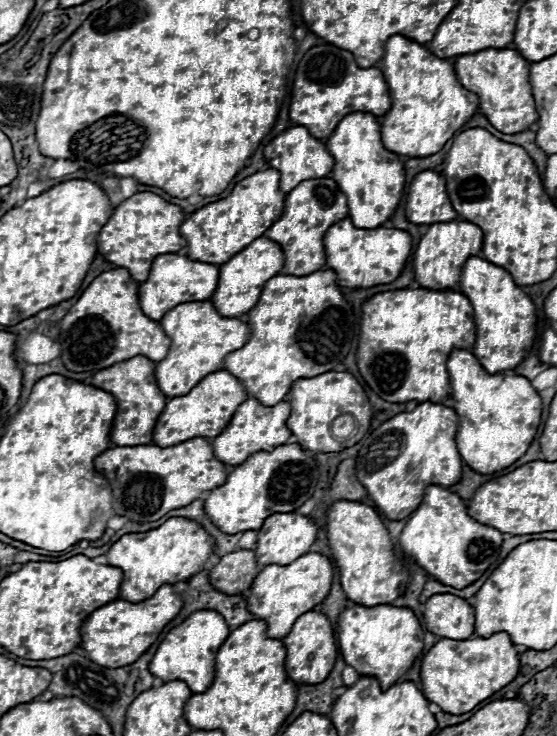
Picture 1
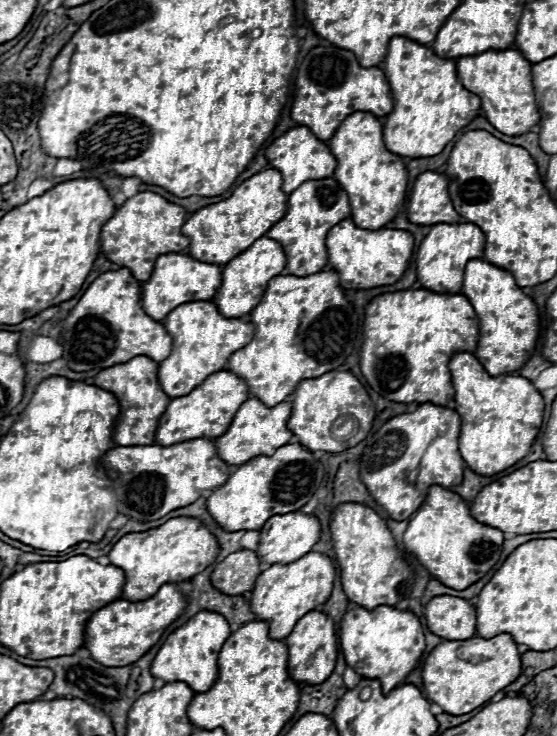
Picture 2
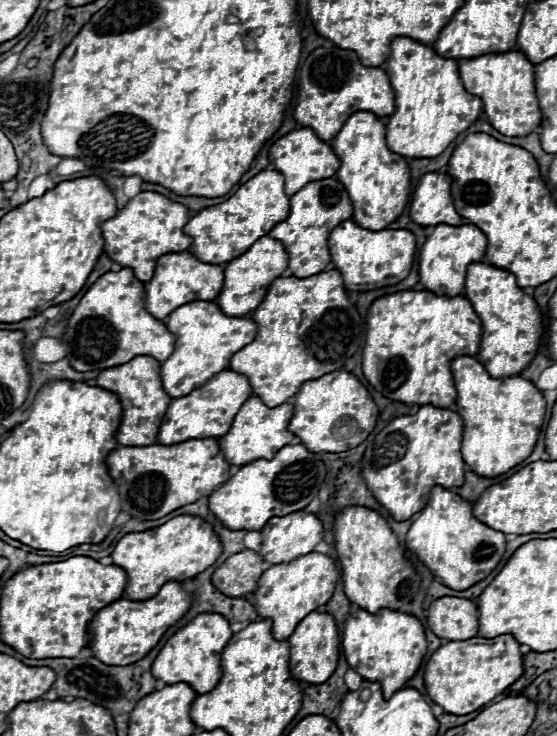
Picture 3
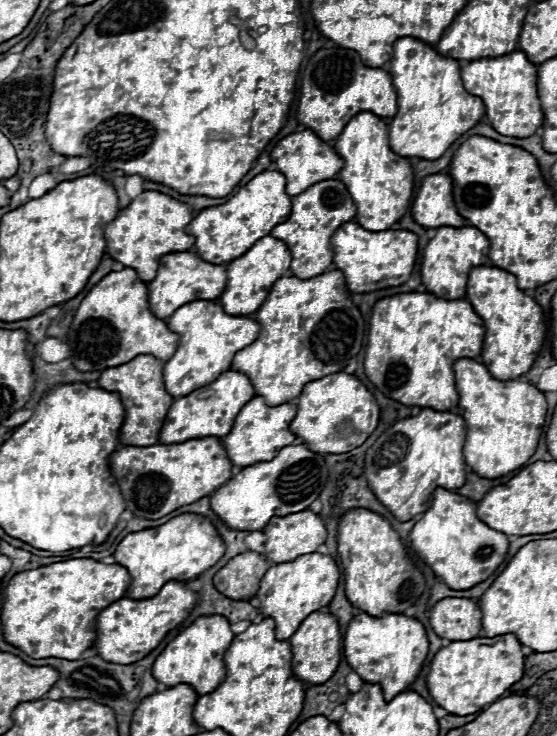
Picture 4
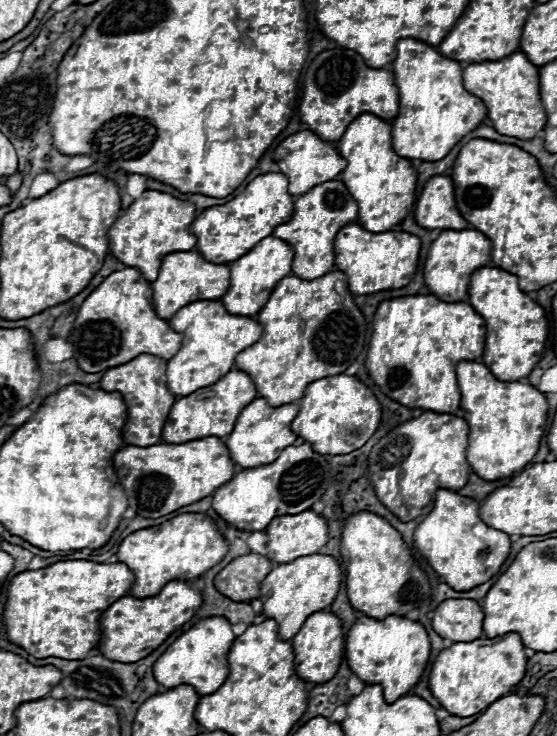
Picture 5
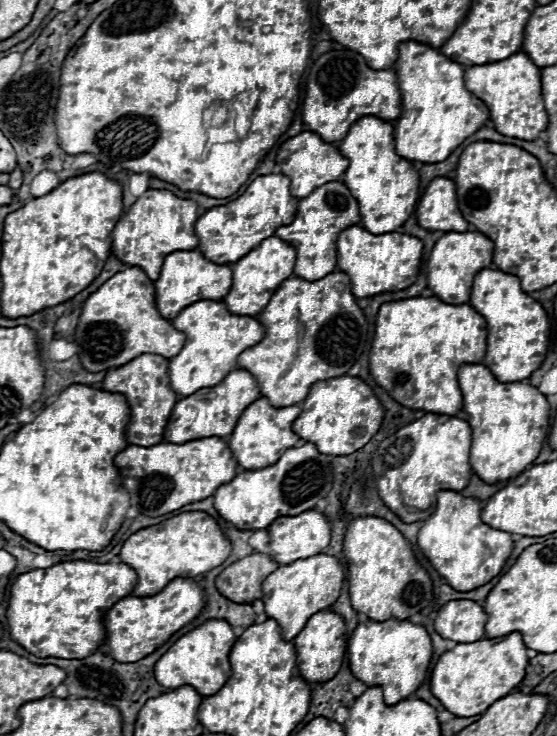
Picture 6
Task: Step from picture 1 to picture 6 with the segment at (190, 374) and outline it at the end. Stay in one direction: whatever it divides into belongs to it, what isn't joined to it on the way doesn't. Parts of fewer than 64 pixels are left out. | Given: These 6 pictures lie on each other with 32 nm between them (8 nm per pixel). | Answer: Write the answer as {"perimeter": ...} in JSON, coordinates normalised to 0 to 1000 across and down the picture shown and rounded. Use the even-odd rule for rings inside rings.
{"perimeter":[[[359,408],[334,416],[309,440],[316,448],[334,454],[334,467],[316,486],[305,486],[305,522],[312,533],[327,538],[341,538],[359,527],[391,524],[417,503],[424,503],[427,484],[442,476],[460,470],[478,454],[478,446],[449,432],[449,429],[424,429],[417,427],[399,408]]]}

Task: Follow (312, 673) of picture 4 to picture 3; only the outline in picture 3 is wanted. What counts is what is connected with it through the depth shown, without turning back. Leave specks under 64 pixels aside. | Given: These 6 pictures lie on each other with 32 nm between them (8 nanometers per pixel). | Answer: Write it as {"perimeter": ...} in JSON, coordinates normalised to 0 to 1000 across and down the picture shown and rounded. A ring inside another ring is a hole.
{"perimeter":[[[560,832],[553,834],[528,856],[528,861],[517,867],[521,875],[521,910],[531,924],[546,924],[557,929],[578,929],[585,927],[596,913],[603,910],[607,894],[610,894],[610,861],[603,842],[592,834]]]}

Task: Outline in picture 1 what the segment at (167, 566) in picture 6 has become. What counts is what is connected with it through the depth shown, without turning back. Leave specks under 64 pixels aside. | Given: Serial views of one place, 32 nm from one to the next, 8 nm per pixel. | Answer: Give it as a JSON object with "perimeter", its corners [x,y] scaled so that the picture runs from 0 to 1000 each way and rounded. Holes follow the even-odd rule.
{"perimeter":[[[305,704],[276,720],[223,726],[190,750],[194,766],[219,772],[223,777],[215,815],[230,818],[251,818],[276,810],[291,793],[316,793],[345,785],[348,780],[366,774],[370,764],[381,755],[384,755],[384,731],[355,709],[338,704]]]}

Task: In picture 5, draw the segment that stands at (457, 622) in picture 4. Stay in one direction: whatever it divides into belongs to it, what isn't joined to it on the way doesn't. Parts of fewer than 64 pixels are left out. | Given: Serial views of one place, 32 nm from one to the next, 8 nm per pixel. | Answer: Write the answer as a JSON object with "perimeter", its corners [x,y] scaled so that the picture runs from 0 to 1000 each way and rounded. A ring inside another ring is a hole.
{"perimeter":[[[797,815],[776,840],[779,856],[811,872],[865,867],[869,832],[855,815]]]}

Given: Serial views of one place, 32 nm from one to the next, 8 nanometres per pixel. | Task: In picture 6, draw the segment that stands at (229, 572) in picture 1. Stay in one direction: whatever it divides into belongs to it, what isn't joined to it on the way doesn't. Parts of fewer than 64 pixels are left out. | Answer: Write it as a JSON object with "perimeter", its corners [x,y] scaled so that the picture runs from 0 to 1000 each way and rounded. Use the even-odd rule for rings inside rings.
{"perimeter":[[[481,753],[442,755],[409,769],[388,785],[388,799],[399,804],[399,810],[424,821],[452,821],[456,815],[467,815],[474,810],[470,791],[499,769],[503,766]]]}

